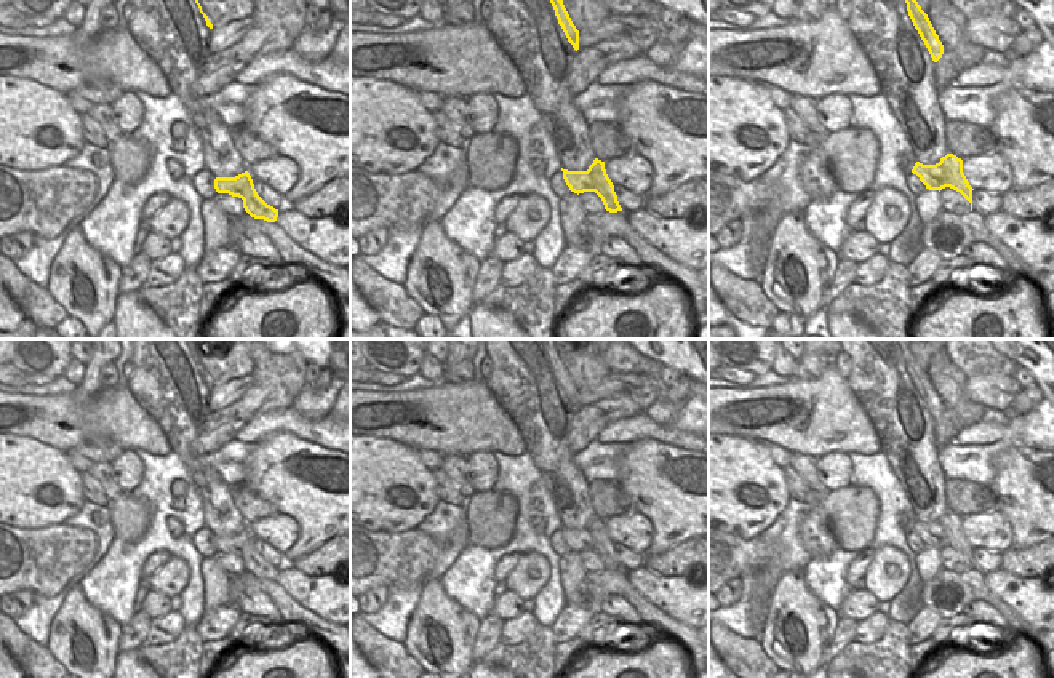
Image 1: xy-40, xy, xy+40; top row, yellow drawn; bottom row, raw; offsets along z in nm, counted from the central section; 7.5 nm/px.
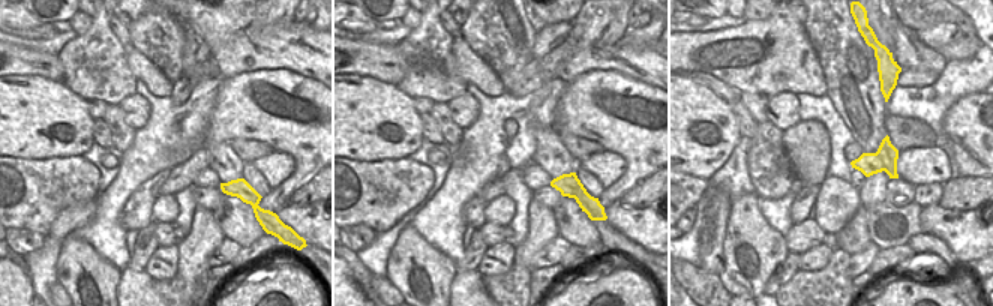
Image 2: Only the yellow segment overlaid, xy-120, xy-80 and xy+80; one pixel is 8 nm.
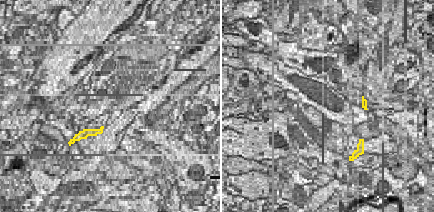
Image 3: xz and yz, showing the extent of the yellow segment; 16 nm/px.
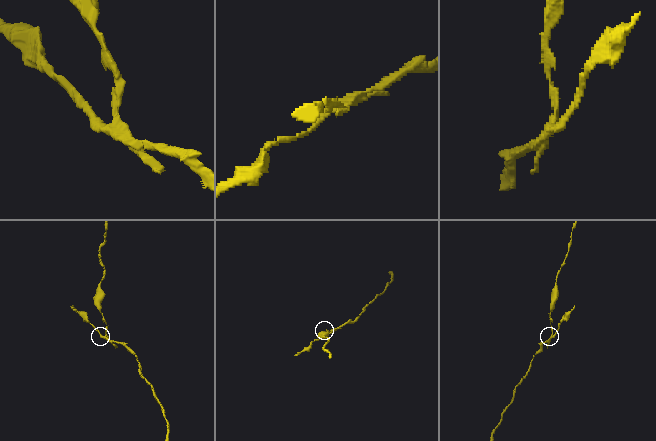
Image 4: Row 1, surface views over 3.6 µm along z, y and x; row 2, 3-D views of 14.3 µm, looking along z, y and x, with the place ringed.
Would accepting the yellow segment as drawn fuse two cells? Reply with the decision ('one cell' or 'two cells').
two cells

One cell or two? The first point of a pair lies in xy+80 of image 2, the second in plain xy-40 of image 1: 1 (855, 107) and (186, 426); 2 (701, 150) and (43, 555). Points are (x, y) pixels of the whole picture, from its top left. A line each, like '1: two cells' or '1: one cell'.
1: one cell
2: two cells

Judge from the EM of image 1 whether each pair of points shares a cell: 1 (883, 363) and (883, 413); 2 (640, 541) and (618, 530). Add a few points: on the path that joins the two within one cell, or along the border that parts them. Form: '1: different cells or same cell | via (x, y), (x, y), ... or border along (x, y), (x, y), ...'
1: same cell | via (883, 376), (883, 400)
2: same cell | via (635, 536), (629, 530), (622, 530)

